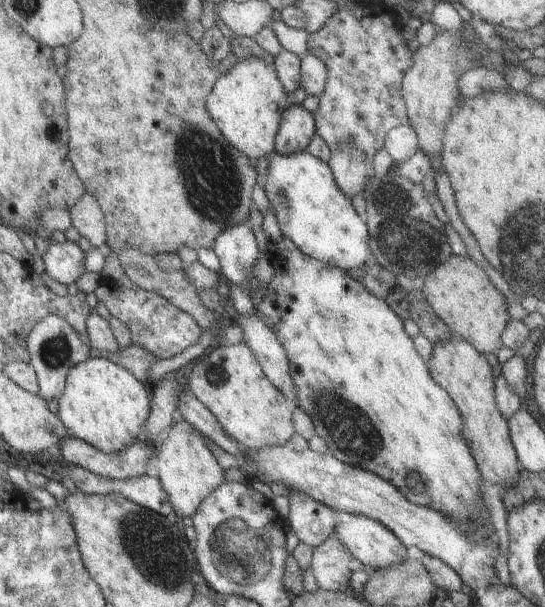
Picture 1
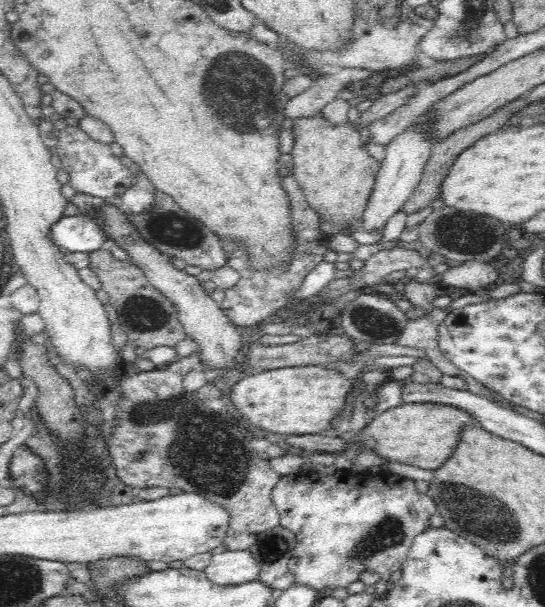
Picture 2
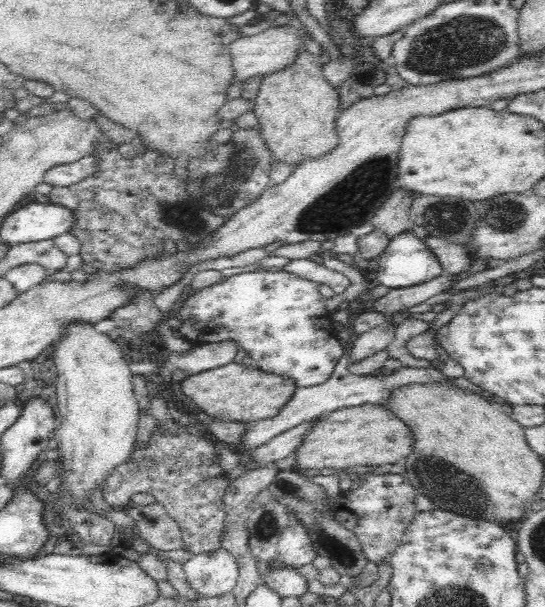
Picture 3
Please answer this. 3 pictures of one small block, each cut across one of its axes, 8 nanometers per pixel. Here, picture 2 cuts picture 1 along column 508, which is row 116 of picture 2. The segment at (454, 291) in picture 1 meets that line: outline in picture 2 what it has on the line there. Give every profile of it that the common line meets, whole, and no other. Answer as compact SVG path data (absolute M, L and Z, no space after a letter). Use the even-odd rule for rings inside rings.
M321 116L314 118L294 119L294 135L296 144L292 150L293 170L292 175L298 181L300 188L304 191L307 204L324 221L332 224L338 234L351 235L354 231L364 229L364 212L370 204L370 197L374 190L376 175L380 170L381 163L370 156L367 148L362 145L359 133L346 126L333 126Z

